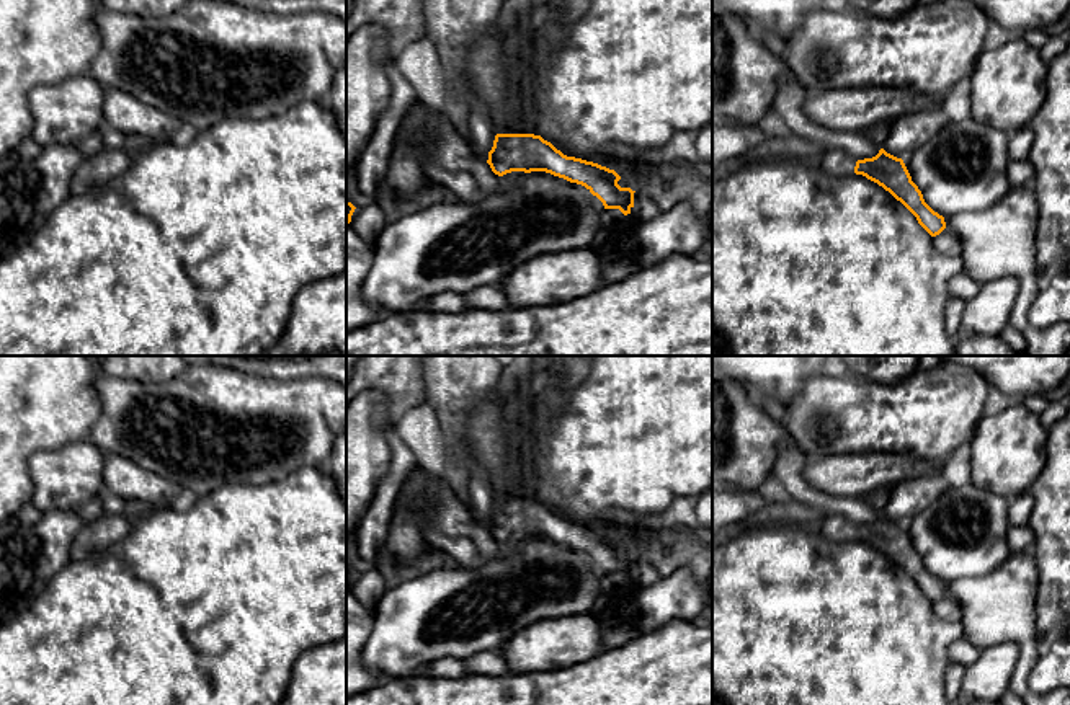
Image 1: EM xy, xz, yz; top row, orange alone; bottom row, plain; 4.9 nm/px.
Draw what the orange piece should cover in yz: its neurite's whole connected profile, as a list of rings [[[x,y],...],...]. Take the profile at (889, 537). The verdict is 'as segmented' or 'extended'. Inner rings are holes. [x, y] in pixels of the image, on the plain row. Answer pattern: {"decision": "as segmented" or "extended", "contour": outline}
{"decision": "extended", "contour": [[[884,514],[872,524],[856,525],[843,516],[820,516],[815,527],[831,542],[863,540],[889,556],[918,586],[918,589],[936,602],[946,594],[944,583],[934,578],[923,565],[921,556],[902,524],[887,519]]]}

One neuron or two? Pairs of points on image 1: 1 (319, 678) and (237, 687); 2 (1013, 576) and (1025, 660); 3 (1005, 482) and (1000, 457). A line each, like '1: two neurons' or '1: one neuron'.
1: two neurons
2: one neuron
3: one neuron

